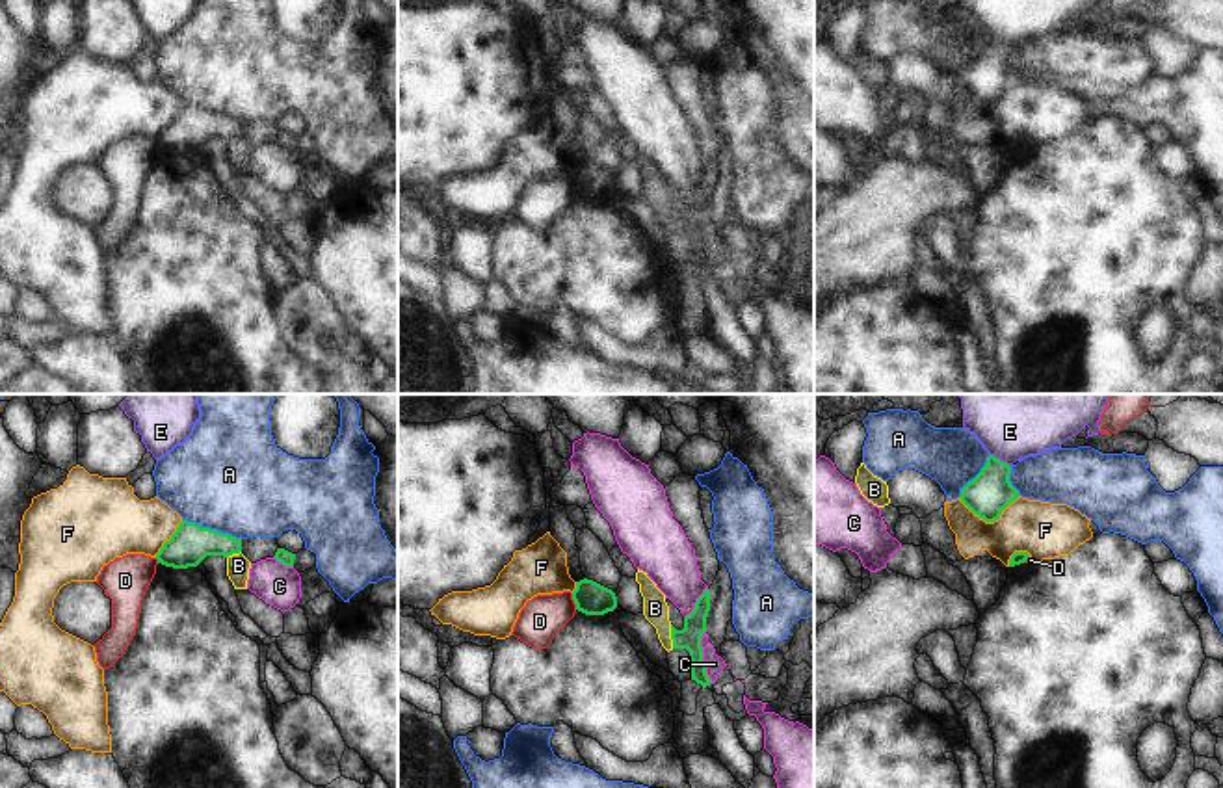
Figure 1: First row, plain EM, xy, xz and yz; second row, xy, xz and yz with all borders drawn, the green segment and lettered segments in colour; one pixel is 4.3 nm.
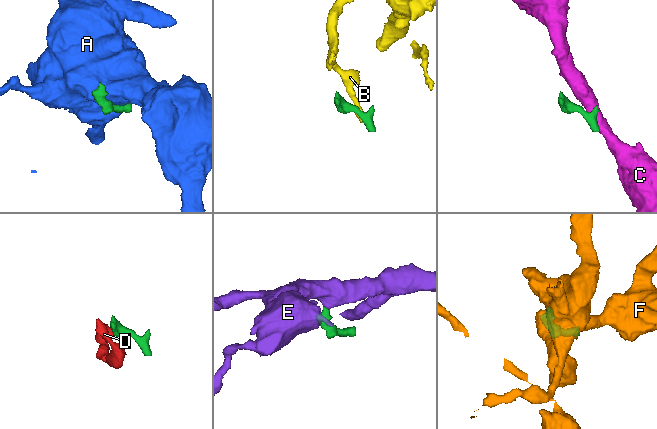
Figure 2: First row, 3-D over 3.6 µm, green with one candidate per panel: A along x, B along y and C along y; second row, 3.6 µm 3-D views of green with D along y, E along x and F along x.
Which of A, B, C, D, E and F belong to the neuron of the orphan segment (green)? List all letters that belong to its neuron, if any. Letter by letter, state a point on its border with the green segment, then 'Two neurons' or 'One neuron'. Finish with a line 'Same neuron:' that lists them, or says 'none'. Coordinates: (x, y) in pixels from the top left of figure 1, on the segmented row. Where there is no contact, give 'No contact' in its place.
A: Touches green at xy (212, 530). Two neurons
B: Touches green at xz (671, 636). Two neurons
C: Touches green at xz (701, 656). Two neurons
D: Touches green at xz (573, 599). Two neurons
E: Touches green at yz (999, 459). One neuron
F: Touches green at yz (989, 521). Two neurons
Same neuron: E.

